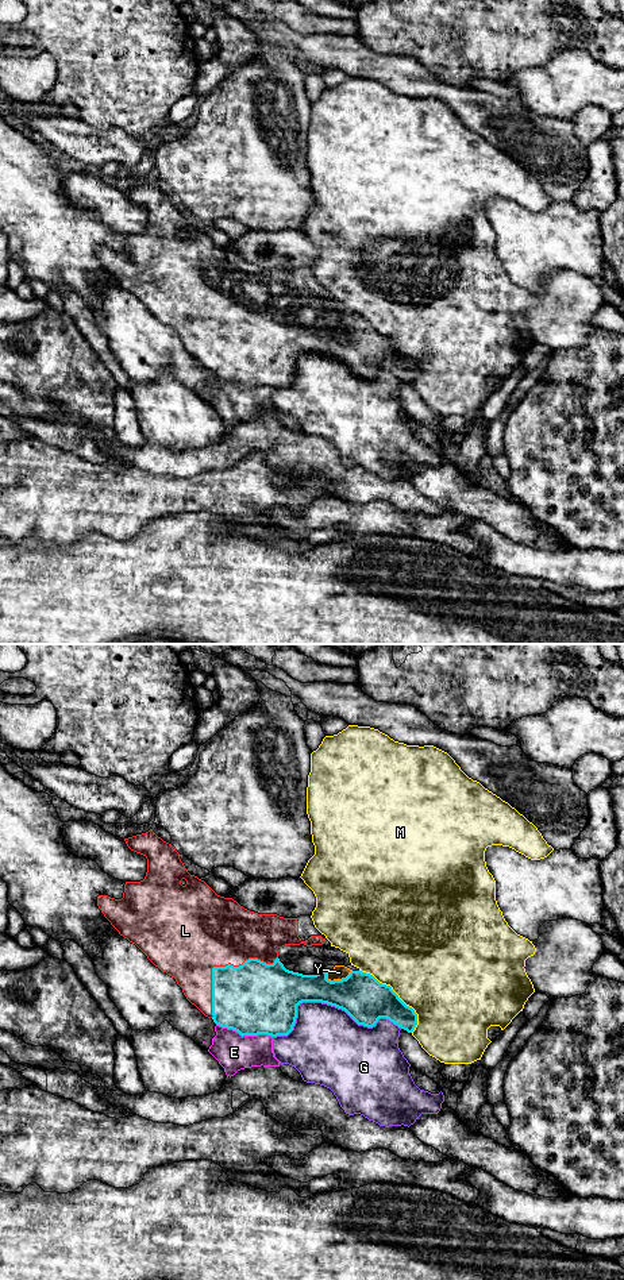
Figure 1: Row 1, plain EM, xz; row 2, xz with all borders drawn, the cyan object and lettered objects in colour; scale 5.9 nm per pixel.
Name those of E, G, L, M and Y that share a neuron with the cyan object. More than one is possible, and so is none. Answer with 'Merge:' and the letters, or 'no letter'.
Merge: L, Y

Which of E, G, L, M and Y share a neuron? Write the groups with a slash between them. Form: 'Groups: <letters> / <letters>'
Groups: E / G / L Y / M

